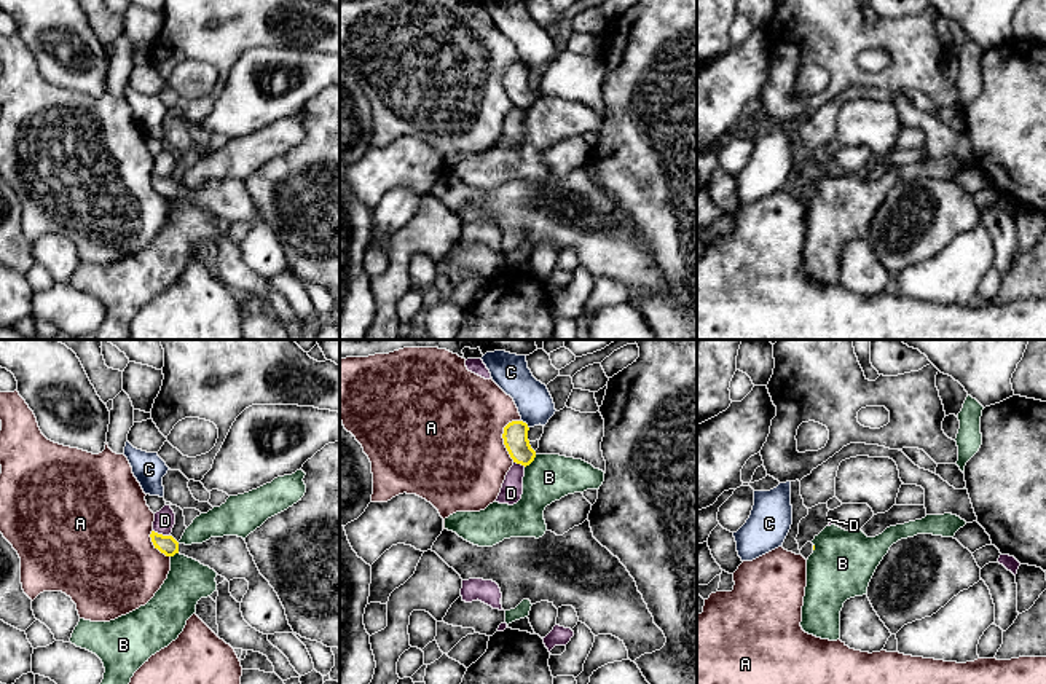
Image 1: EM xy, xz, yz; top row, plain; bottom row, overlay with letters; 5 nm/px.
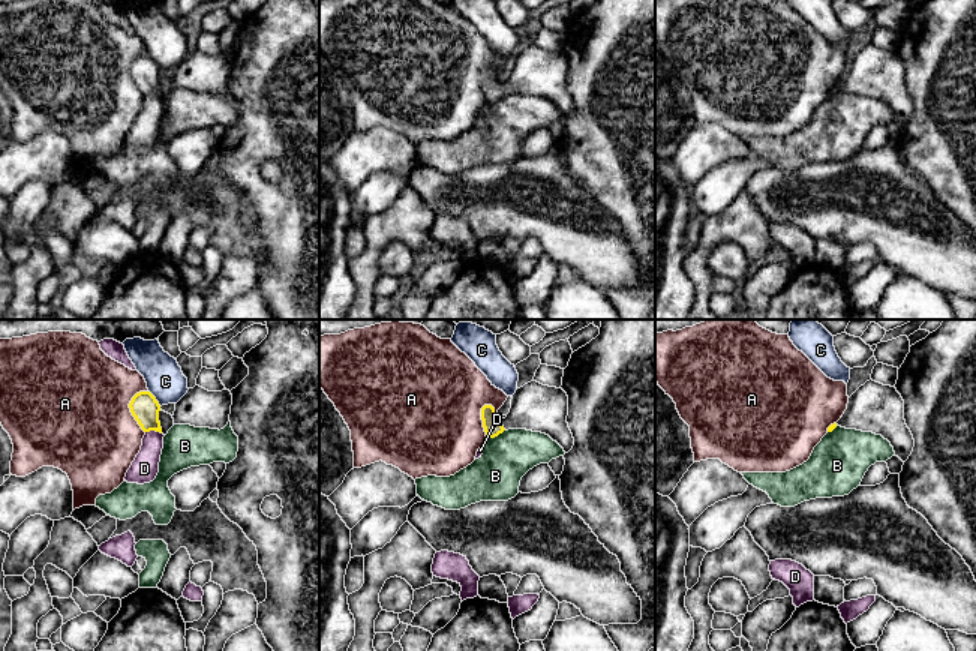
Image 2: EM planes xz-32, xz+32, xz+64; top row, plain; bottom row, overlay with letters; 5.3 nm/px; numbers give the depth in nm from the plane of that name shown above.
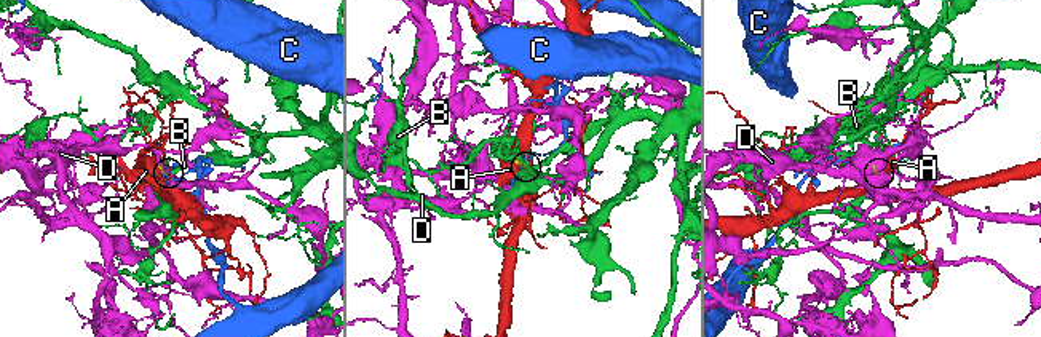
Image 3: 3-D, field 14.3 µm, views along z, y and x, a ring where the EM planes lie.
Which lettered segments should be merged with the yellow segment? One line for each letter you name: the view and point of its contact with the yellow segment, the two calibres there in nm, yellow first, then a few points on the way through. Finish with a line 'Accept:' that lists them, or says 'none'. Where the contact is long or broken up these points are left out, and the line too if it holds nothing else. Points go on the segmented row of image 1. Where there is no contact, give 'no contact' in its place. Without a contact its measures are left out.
Accept: none

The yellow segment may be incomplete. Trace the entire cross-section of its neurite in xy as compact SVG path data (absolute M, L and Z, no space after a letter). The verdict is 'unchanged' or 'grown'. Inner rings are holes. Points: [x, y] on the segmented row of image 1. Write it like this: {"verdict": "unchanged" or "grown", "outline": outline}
{"verdict": "grown", "outline": "M151 531L150 537L155 548L166 556L180 553L193 558L214 569L228 582L246 579L249 590L242 598L241 612L252 628L263 635L293 633L277 593L260 574L242 537L210 537L203 544L191 545L179 544L172 536L163 536L155 531Z"}

